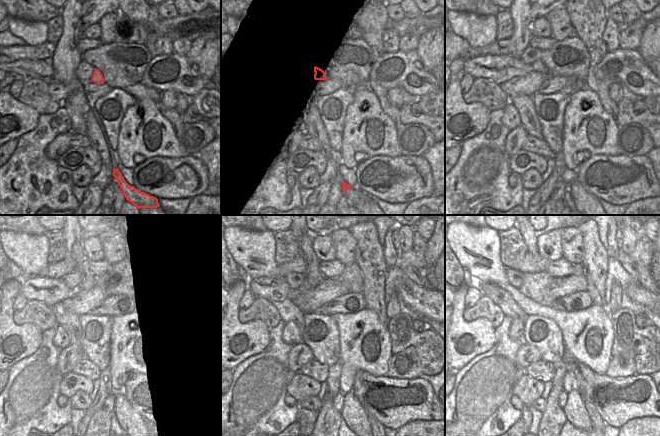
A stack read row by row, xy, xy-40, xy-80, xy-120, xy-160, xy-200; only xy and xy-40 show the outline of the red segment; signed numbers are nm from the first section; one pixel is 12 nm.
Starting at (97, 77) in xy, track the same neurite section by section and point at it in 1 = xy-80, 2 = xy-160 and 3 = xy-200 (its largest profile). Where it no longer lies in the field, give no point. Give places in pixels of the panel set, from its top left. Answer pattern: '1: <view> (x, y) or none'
1: xy-80 (538, 66)
2: xy-160 (314, 277)
3: xy-200 (529, 235)

